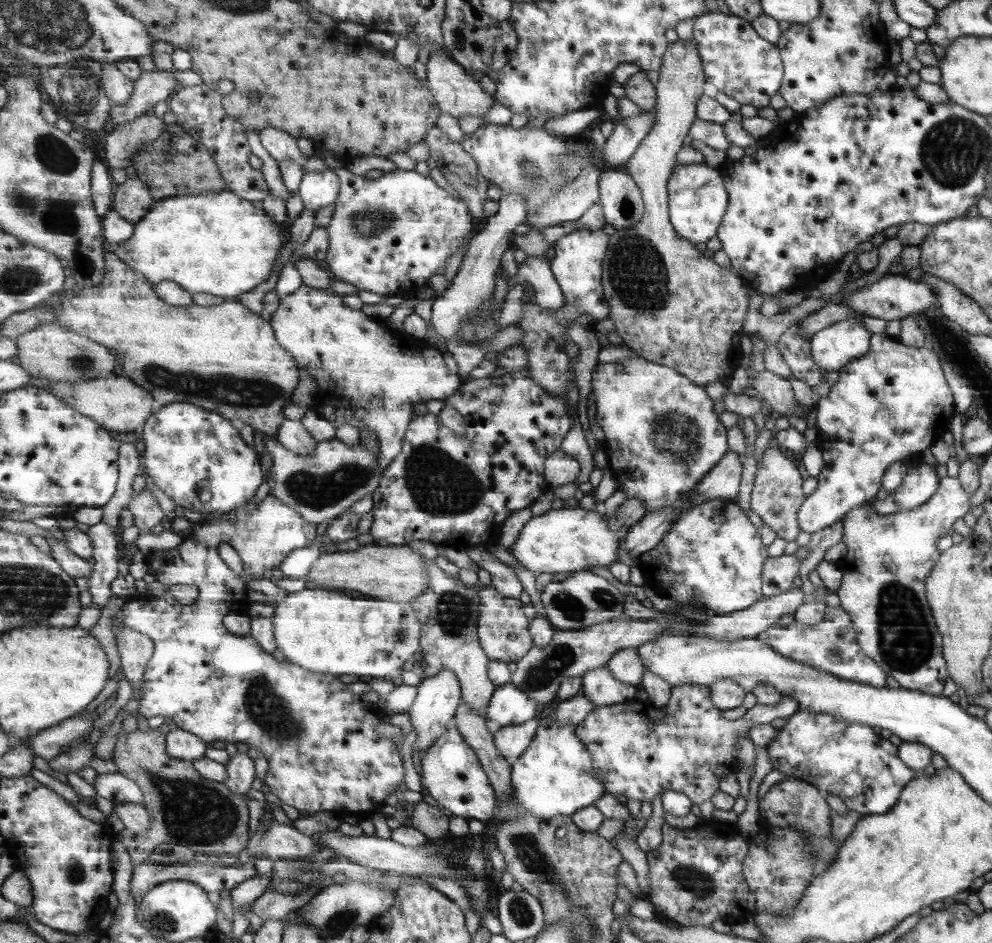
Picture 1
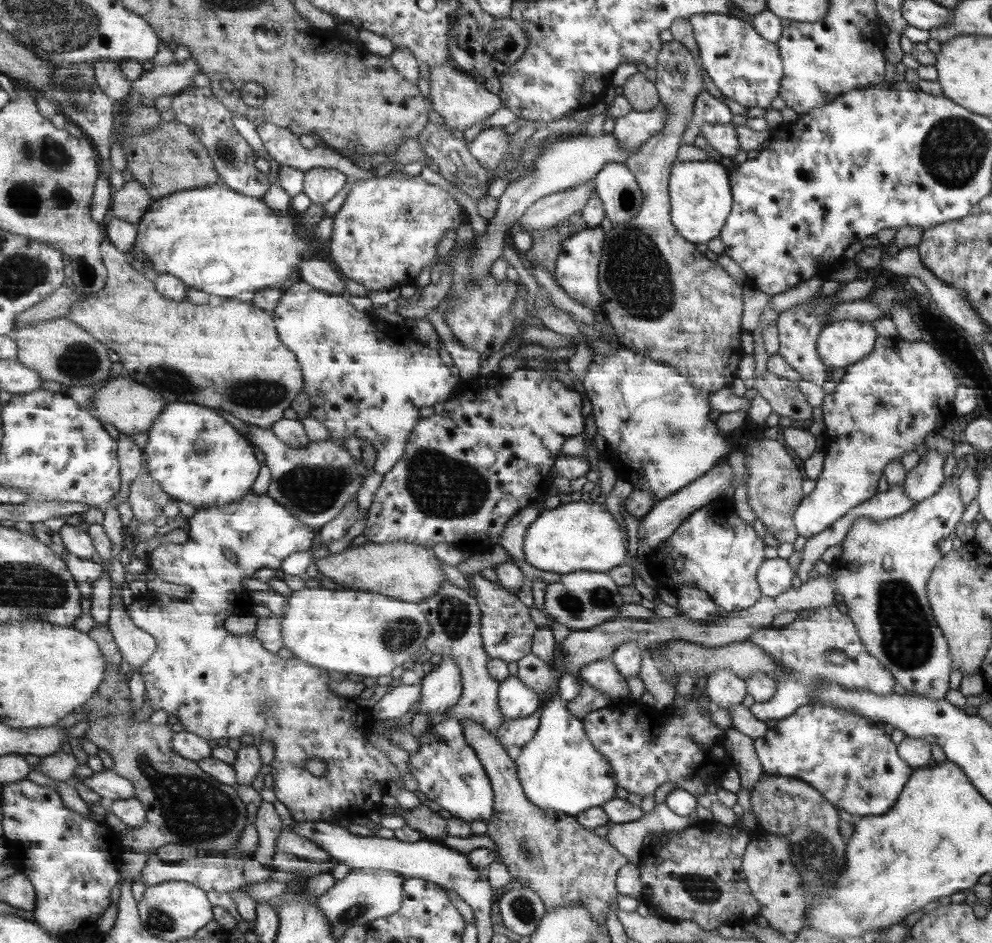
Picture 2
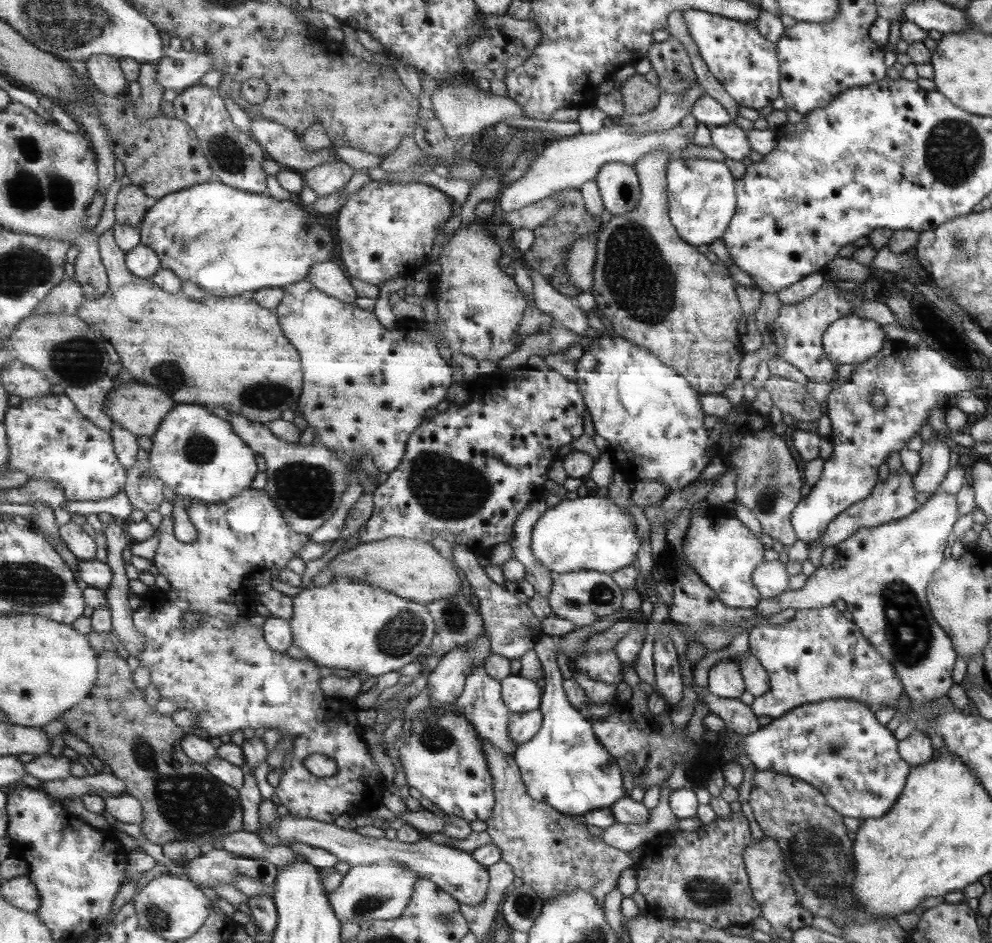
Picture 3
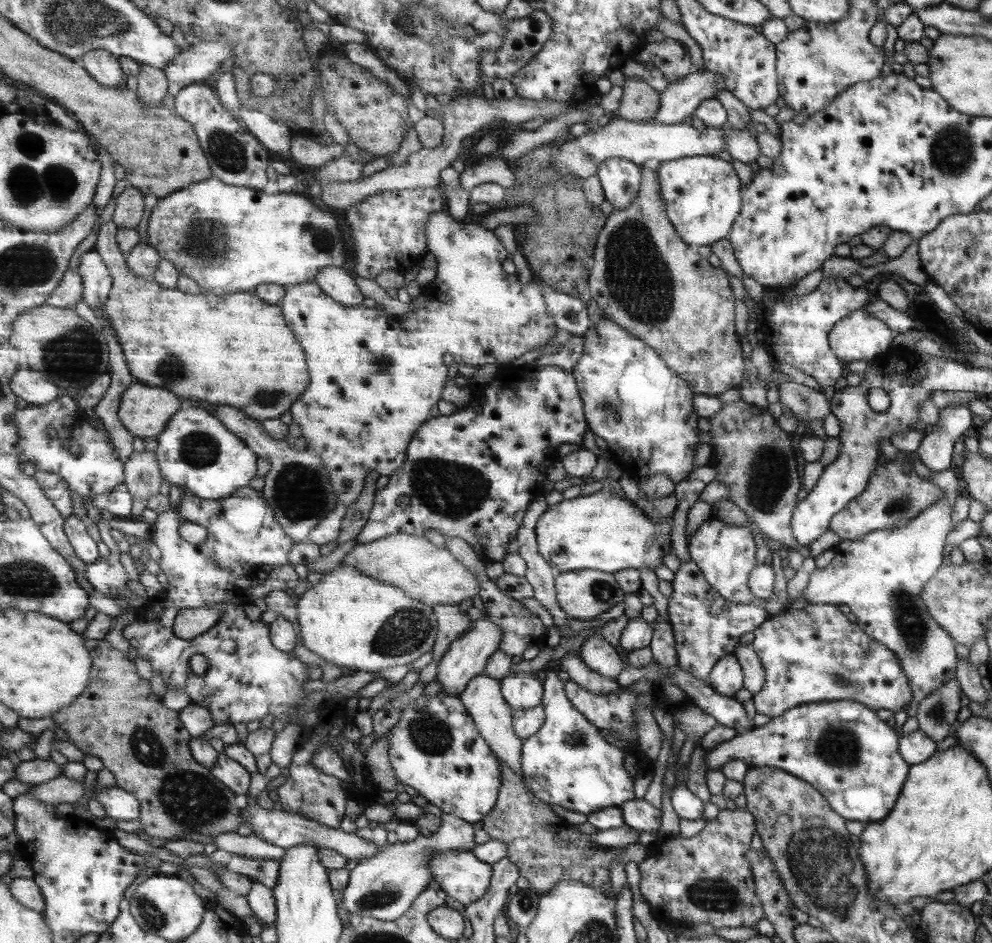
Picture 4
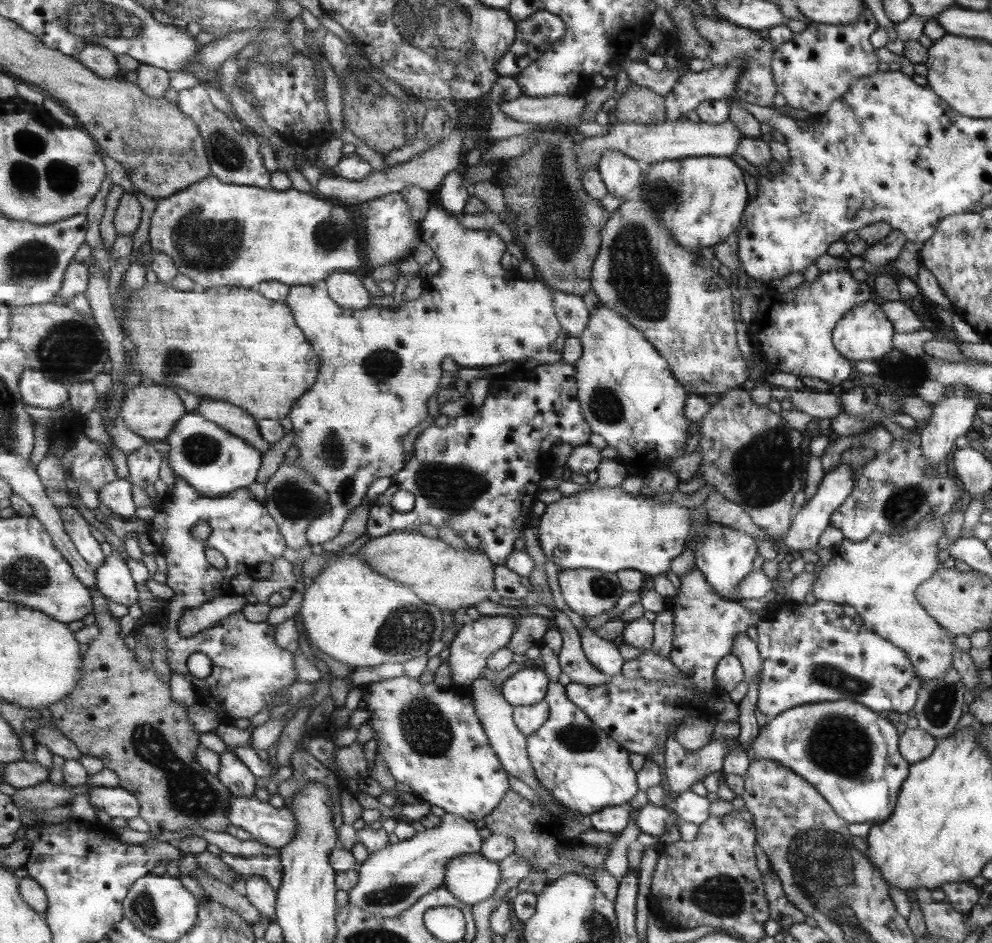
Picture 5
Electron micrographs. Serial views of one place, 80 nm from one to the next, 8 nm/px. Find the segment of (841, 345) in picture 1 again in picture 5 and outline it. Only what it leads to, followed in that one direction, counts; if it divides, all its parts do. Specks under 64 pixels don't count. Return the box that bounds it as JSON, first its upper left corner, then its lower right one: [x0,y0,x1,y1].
[832,301,893,362]

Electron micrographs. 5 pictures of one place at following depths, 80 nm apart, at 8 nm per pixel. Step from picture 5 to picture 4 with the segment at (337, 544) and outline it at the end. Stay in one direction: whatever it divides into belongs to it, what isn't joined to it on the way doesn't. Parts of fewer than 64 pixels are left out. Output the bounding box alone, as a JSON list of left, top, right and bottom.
[335,472,380,544]

